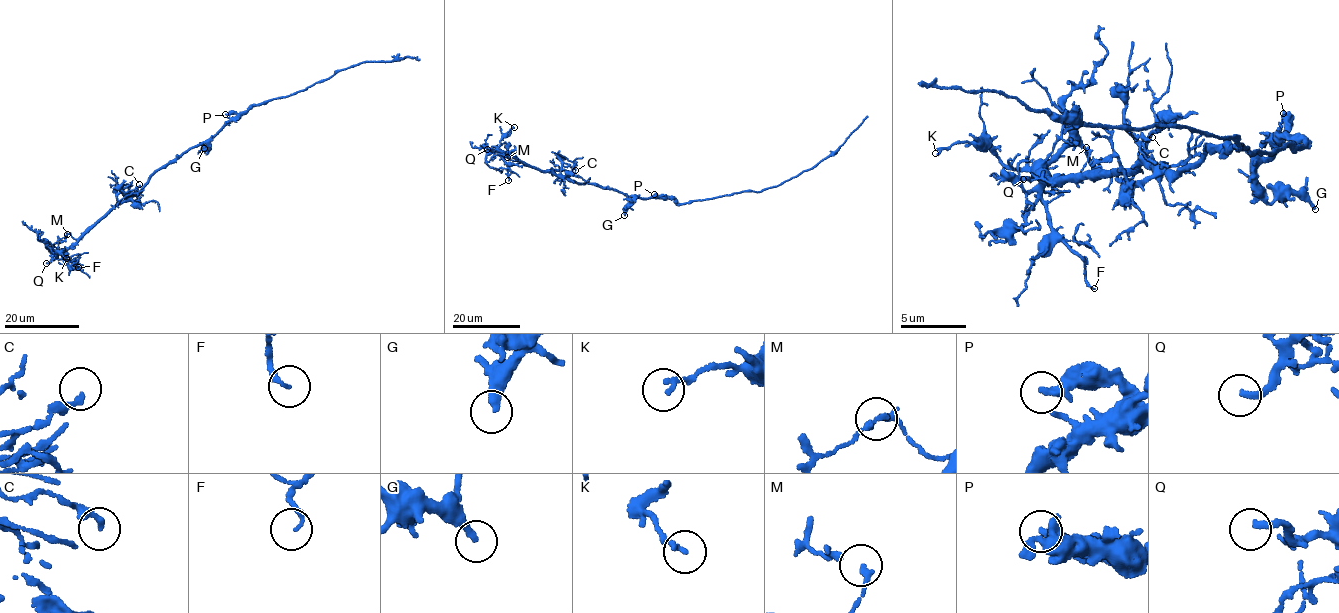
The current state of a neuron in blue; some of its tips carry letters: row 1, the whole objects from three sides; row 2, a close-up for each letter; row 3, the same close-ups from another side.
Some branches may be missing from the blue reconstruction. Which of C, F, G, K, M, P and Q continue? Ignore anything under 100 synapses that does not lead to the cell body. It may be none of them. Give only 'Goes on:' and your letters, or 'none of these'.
Goes on: Q

